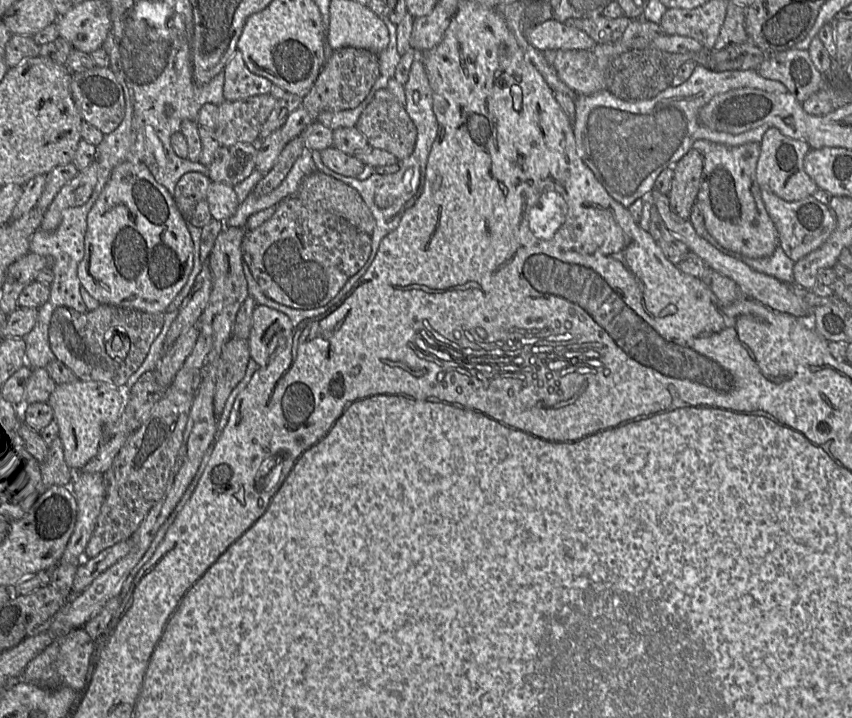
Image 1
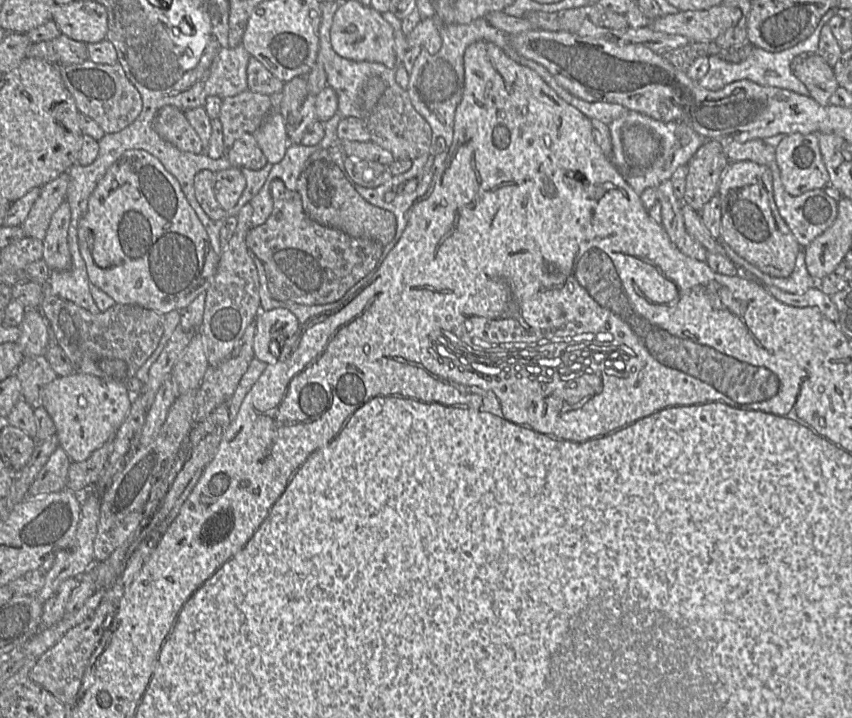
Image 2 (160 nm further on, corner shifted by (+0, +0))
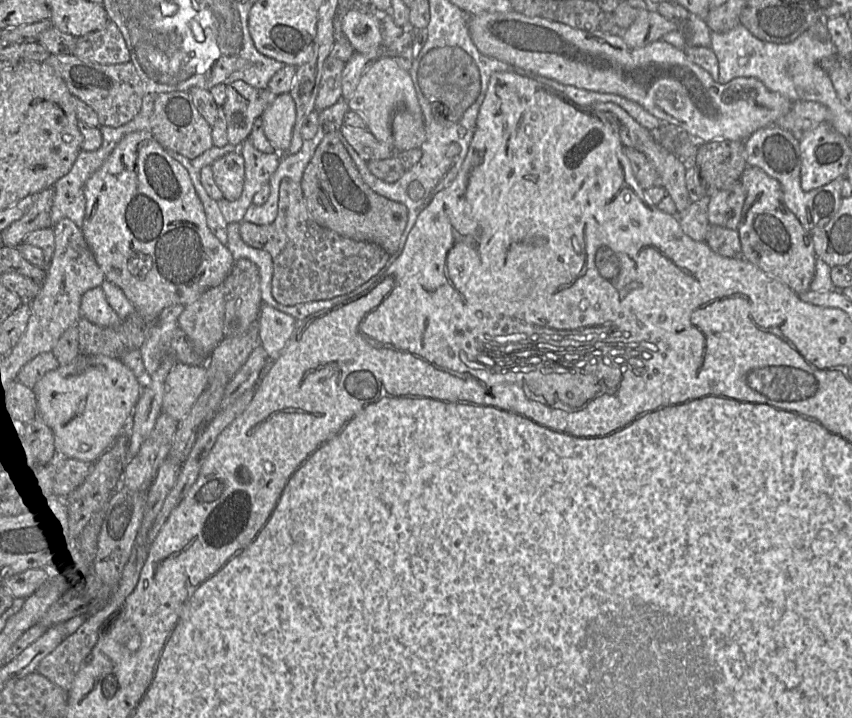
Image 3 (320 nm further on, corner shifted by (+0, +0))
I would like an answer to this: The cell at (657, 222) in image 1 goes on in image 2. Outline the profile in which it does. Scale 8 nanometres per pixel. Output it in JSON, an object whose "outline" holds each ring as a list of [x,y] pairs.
{"outline":[[[670,179],[661,183],[656,191],[661,205],[661,225],[671,242],[680,250],[687,234],[682,213],[684,202],[675,196]]]}

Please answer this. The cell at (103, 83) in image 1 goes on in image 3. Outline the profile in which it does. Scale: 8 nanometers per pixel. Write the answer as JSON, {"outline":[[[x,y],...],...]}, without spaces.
{"outline":[[[50,54],[45,63],[64,81],[71,96],[93,109],[100,126],[120,127],[140,111],[143,86],[133,63],[102,65],[82,60],[73,54]]]}

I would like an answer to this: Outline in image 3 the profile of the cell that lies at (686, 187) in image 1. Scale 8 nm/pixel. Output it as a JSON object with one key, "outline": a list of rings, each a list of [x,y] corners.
{"outline":[[[714,140],[698,143],[695,167],[706,198],[729,188],[739,182],[747,168],[744,141]]]}

